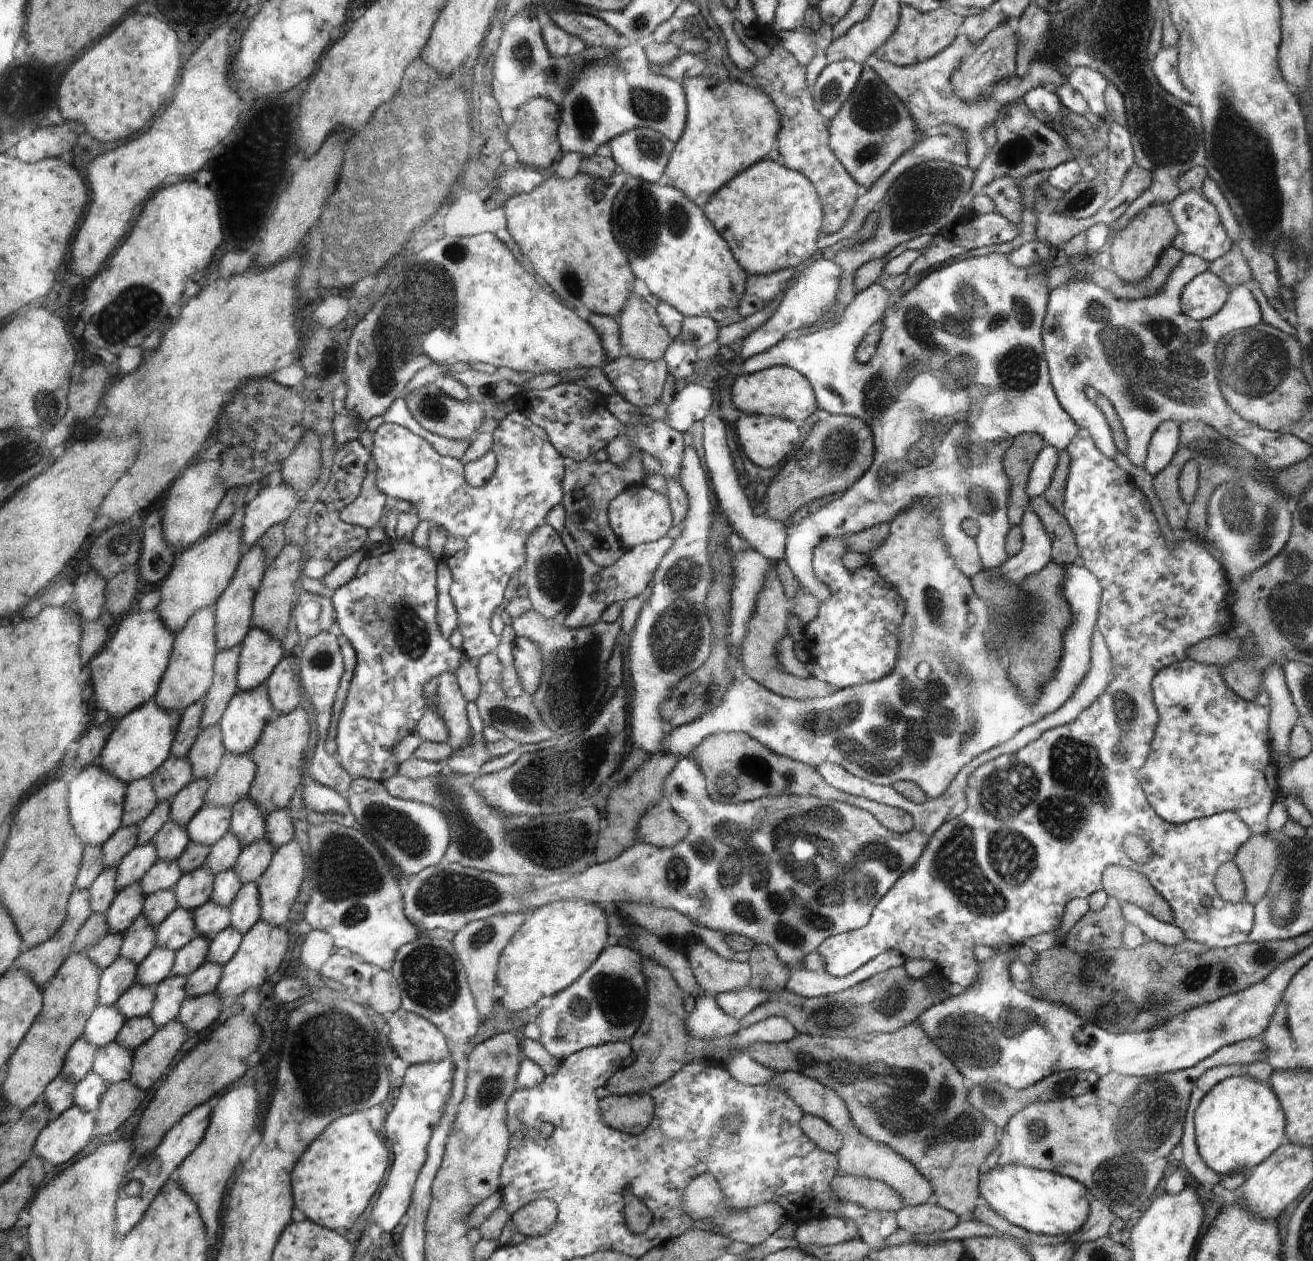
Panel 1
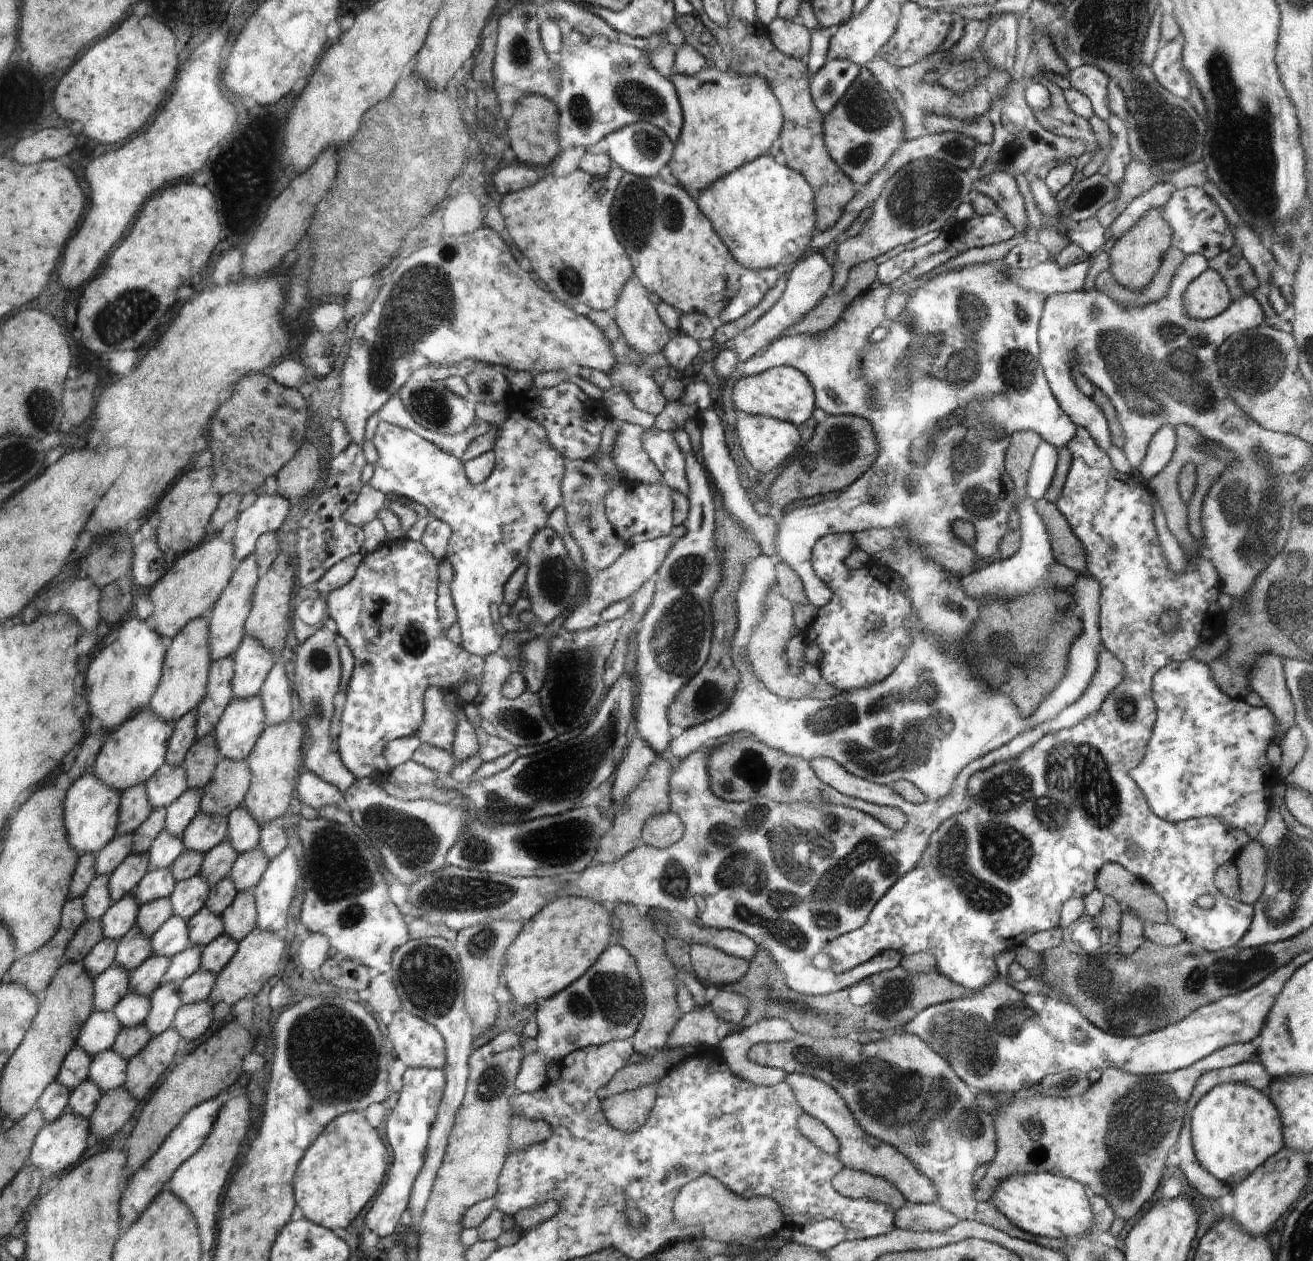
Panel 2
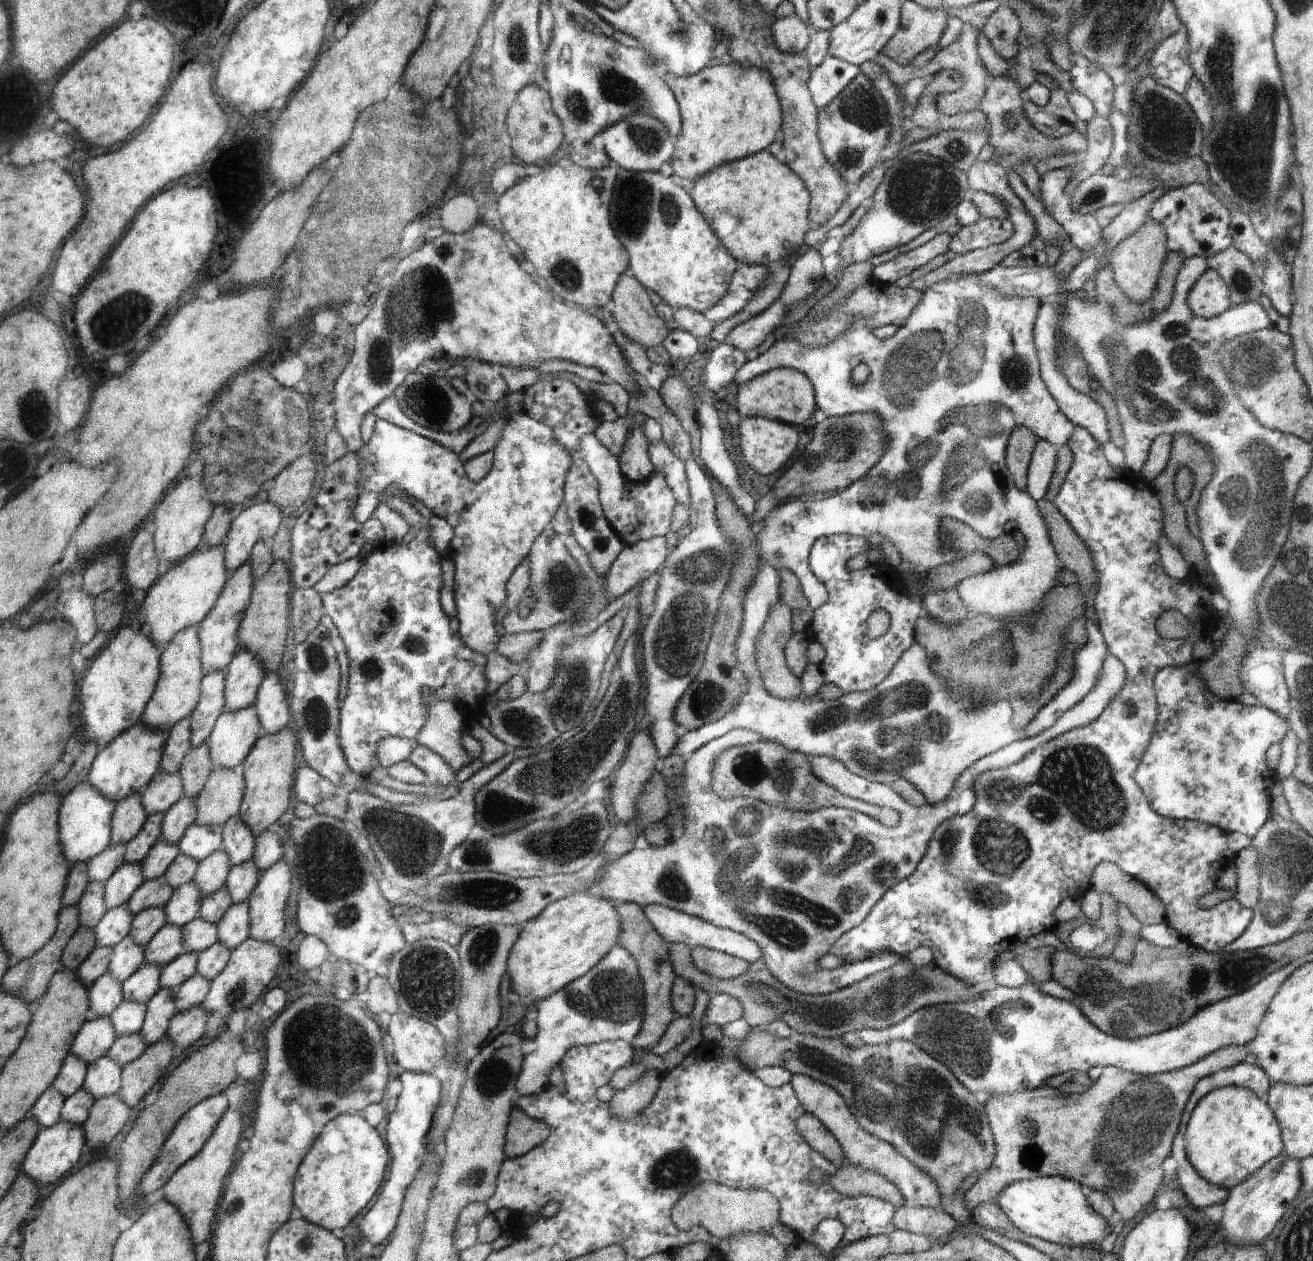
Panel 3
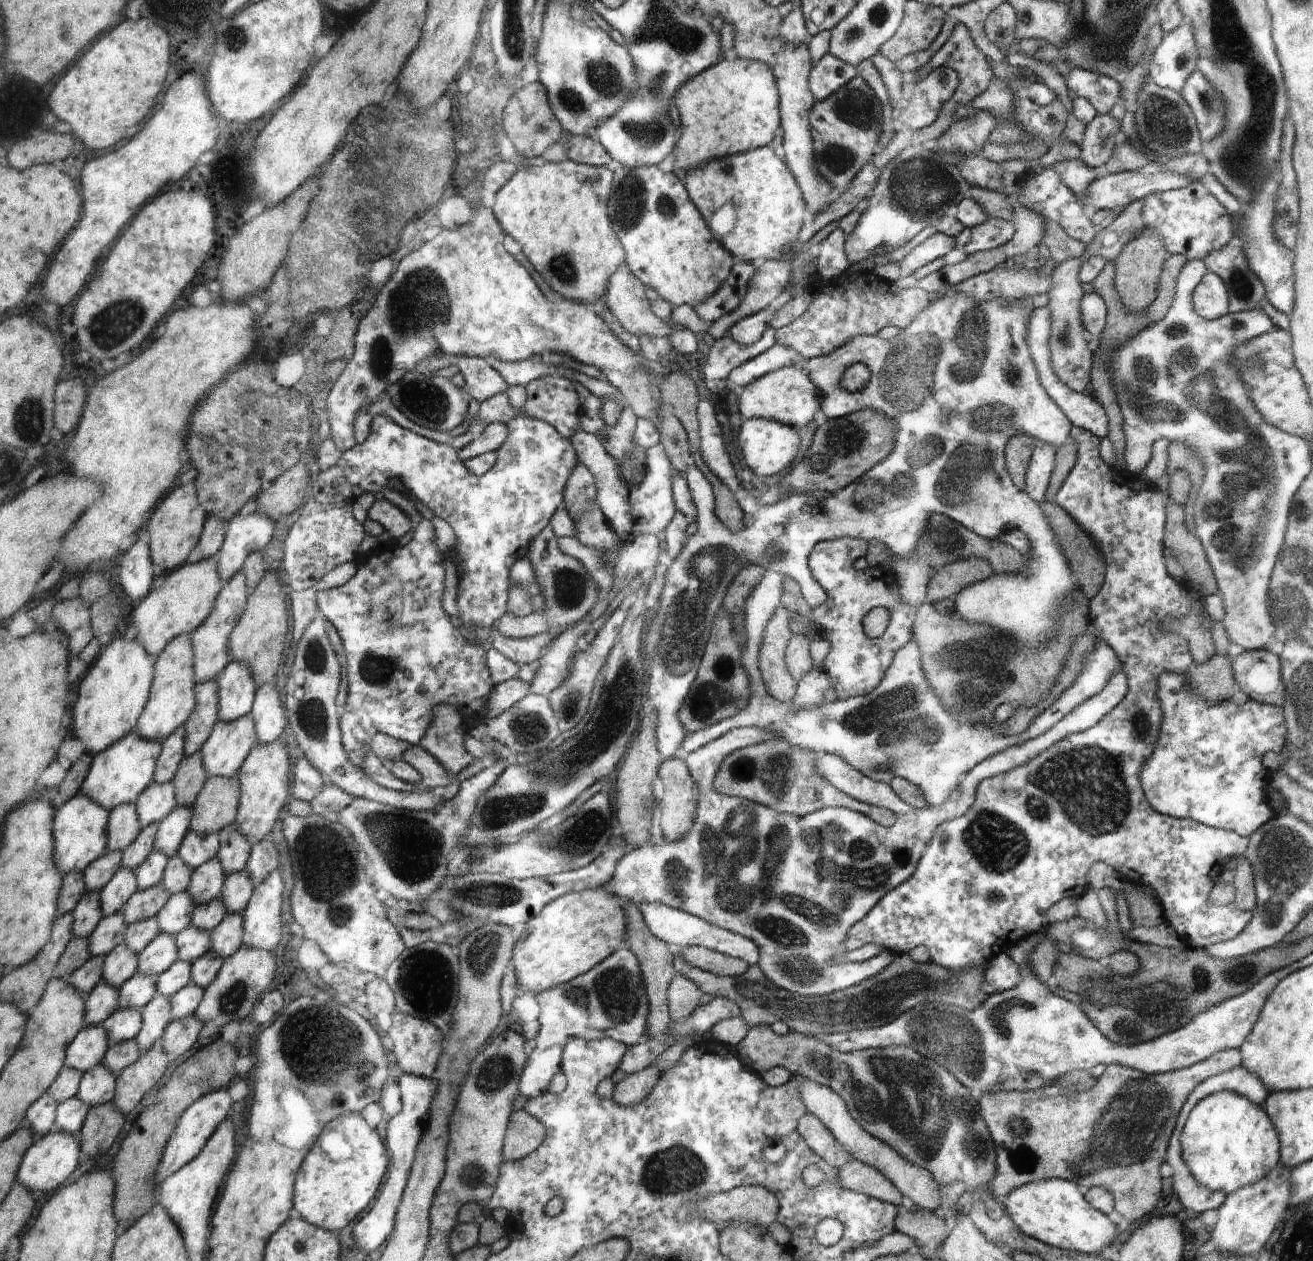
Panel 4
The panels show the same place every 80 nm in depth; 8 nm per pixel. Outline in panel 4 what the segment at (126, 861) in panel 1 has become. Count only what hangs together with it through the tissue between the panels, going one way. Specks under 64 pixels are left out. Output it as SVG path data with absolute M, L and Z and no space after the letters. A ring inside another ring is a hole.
M119 869L99 892L102 919L122 911L126 902L138 891L134 874L133 870Z

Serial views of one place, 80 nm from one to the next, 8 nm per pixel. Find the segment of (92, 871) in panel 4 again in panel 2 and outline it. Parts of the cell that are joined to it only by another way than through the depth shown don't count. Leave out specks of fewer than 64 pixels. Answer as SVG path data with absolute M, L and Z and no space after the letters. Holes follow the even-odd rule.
M133 833L116 834L103 846L95 858L96 875L112 874L116 867L131 853Z

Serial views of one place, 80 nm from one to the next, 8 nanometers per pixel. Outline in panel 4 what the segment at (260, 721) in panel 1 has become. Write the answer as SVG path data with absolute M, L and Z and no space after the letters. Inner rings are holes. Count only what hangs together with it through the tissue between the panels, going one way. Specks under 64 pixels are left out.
M246 714L234 722L217 722L199 751L202 766L209 776L232 778L257 746L252 716Z

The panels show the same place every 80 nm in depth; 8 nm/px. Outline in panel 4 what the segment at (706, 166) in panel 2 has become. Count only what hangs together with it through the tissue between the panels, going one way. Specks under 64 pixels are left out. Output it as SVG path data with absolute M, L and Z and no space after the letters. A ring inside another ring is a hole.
M738 56L734 60L723 59L709 68L673 97L682 126L682 136L674 148L674 170L679 175L712 158L766 146L780 126L777 80L766 62Z

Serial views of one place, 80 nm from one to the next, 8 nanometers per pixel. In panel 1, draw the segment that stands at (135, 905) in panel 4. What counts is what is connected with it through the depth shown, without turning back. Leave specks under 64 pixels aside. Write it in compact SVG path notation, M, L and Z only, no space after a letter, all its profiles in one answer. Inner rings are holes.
M177 860L157 861L140 880L142 894L147 897L160 890L172 890L182 876Z

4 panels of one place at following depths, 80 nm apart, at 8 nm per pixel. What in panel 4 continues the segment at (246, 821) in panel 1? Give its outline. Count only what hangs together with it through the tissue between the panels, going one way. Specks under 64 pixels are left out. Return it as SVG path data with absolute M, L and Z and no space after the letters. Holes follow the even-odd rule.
M234 825L226 826L217 834L220 838L220 849L216 858L222 864L225 876L245 871L251 854L251 845L248 840L234 828Z

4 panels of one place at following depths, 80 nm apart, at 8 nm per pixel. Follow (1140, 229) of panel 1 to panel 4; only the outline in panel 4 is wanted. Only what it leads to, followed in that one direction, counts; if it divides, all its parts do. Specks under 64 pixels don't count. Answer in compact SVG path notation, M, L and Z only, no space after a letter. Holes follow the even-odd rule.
M1146 228L1144 234L1140 234L1138 238L1128 242L1128 245L1122 249L1120 256L1113 261L1116 266L1114 283L1119 299L1123 306L1126 306L1126 310L1136 314L1136 312L1146 310L1156 300L1159 280L1167 256L1164 246L1160 242L1160 236Z

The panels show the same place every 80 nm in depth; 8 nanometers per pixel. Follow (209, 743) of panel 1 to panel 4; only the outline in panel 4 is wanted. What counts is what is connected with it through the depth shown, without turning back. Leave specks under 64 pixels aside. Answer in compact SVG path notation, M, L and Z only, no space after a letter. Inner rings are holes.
M200 752L185 757L180 762L172 780L177 806L192 807L209 777L208 772L202 766Z

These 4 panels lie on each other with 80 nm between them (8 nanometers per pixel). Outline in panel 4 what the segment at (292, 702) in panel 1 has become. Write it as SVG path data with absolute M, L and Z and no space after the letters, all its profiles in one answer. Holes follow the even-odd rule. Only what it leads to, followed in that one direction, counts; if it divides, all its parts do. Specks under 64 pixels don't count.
M264 684L255 693L250 710L257 744L268 744L282 738L287 728L280 694L275 686Z

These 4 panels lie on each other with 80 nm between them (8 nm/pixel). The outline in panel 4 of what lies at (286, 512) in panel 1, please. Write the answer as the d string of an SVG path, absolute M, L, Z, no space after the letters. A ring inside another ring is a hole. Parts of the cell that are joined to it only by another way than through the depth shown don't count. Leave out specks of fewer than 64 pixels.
M250 512L232 518L216 555L216 572L224 583L238 574L251 553L262 552L273 539L274 521L266 514Z

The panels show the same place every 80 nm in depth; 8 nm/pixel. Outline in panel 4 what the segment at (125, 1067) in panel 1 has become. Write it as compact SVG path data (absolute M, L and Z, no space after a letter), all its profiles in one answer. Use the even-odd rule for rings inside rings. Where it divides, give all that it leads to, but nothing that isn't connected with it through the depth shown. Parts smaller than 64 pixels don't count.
M102 1063L82 1074L82 1085L78 1096L89 1107L111 1103L116 1093L117 1078Z

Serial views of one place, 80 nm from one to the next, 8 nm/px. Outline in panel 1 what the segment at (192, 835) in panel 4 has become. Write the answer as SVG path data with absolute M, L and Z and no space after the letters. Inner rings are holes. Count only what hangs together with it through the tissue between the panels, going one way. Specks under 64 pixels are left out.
M233 806L203 807L185 826L190 842L214 846L232 827Z

